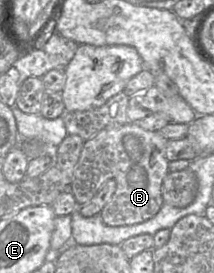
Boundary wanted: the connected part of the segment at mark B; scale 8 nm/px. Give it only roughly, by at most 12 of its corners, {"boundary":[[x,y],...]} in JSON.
{"boundary":[[139,123],[85,141],[70,184],[87,204],[110,179],[109,226],[164,204],[166,139]]}

